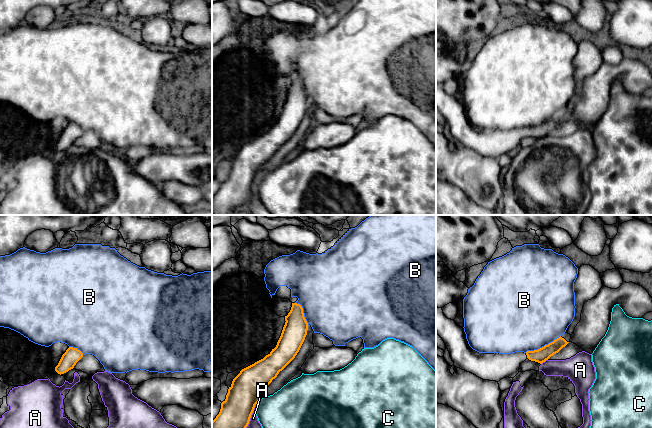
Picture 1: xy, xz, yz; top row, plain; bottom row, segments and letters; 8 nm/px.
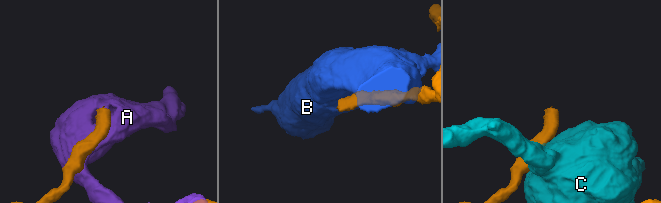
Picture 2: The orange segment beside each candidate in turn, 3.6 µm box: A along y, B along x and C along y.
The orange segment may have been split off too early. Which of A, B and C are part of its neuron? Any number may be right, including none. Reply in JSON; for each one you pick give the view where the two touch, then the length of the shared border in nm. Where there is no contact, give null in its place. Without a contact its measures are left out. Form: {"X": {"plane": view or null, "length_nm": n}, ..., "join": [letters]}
{"join": []}

